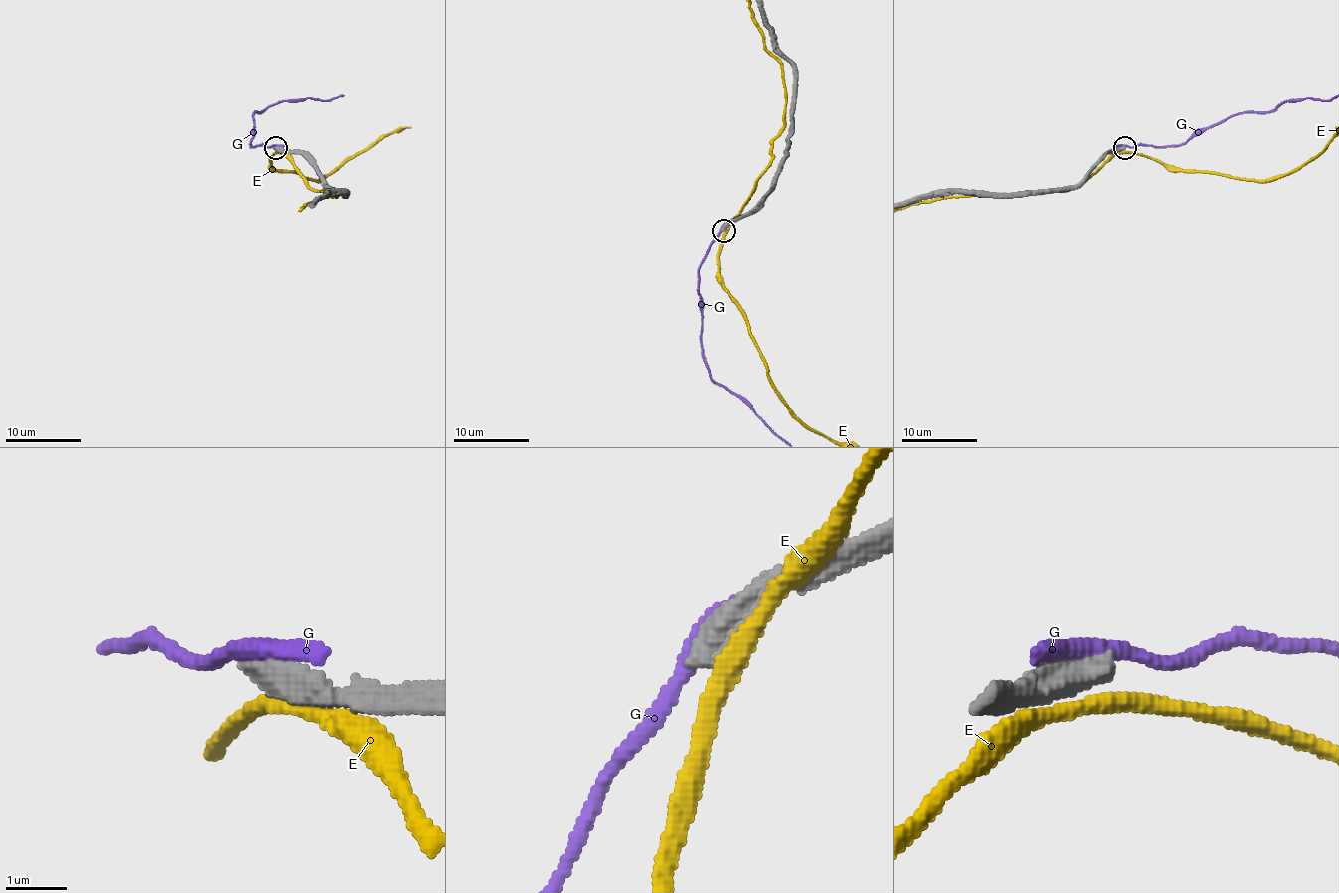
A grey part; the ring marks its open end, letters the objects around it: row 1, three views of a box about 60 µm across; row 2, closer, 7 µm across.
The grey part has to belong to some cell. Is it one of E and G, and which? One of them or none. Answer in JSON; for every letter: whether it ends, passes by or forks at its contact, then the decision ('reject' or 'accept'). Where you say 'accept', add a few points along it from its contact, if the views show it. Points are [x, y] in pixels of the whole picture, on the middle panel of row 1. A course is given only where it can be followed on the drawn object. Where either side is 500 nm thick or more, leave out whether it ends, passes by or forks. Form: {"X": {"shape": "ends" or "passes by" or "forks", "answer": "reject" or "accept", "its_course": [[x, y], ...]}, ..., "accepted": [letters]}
{"E": {"shape": "passes by", "answer": "reject"}, "G": {"answer": "reject"}, "accepted": []}

